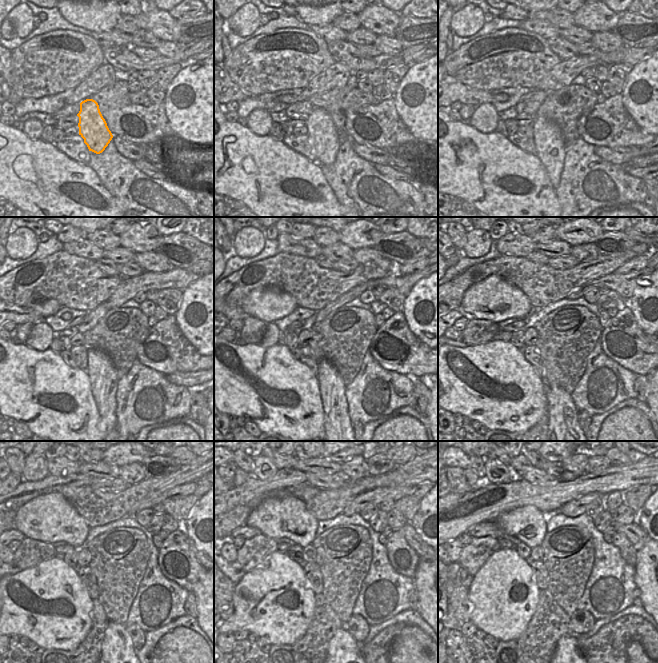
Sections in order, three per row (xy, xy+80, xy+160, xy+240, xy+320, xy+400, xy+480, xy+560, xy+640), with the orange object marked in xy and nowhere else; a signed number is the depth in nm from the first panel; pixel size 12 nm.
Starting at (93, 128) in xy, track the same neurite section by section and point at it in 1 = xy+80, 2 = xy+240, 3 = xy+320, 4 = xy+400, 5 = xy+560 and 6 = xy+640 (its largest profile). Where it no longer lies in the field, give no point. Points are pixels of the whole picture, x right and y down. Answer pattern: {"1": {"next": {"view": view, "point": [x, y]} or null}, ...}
{"1": {"next": {"view": "xy+80", "point": [322, 134]}}, "2": {"next": {"view": "xy+240", "point": [101, 370]}}, "3": {"next": {"view": "xy+320", "point": [332, 388]}}, "4": {"next": {"view": "xy+400", "point": [562, 413]}}, "5": {"next": {"view": "xy+560", "point": [343, 644]}}, "6": {"next": {"view": "xy+640", "point": [567, 644]}}}

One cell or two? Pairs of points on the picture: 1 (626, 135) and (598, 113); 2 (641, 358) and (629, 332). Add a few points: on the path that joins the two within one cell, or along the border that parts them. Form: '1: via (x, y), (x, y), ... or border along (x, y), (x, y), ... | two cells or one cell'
1: via (619, 129), (613, 123), (605, 120) | one cell
2: via (637, 352), (636, 343), (631, 338) | one cell

